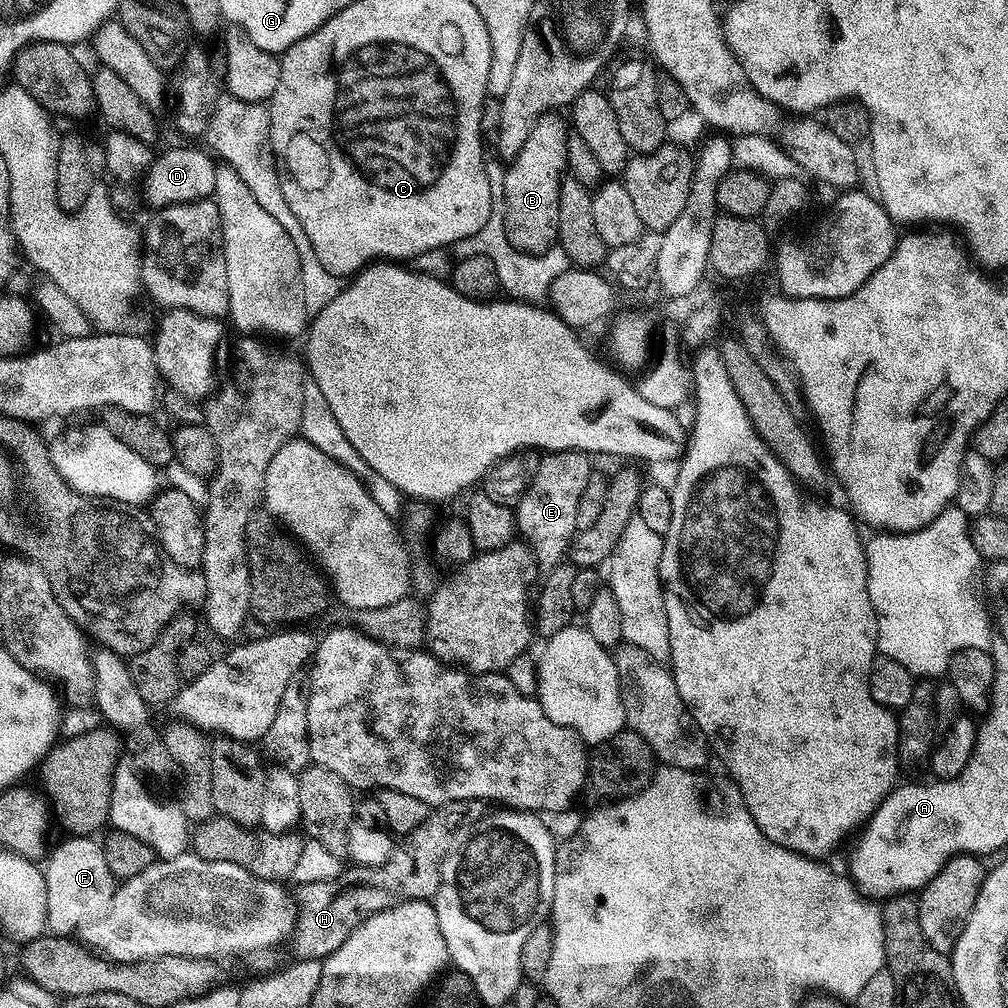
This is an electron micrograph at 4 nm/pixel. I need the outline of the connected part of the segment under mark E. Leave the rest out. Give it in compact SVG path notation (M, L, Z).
M558 452L548 454L540 461L536 476L520 503L514 509L516 526L523 543L532 552L533 561L547 570L565 559L569 544L576 535L578 498L586 490L586 482L594 475L594 468L582 452Z

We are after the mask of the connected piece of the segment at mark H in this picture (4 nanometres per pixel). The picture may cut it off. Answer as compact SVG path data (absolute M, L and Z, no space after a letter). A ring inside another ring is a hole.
M478 800L441 804L429 811L425 821L393 847L388 860L381 865L356 864L345 867L338 878L330 882L299 885L295 889L297 892L294 892L296 928L290 937L293 957L297 961L323 961L324 957L338 950L346 938L350 938L358 925L376 912L393 908L407 900L431 901L440 885L440 868L453 851L452 839L460 828L460 816L468 815L469 821L475 822L482 815L480 808L482 804Z

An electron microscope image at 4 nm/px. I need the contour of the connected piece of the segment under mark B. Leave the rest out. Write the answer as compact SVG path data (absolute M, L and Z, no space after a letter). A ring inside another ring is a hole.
M555 111L545 112L536 119L532 125L526 142L522 142L522 150L507 165L508 173L504 176L504 236L511 247L519 252L535 254L544 252L547 248L557 243L556 231L558 230L558 194L560 182L568 166L566 146L570 135L569 125Z

